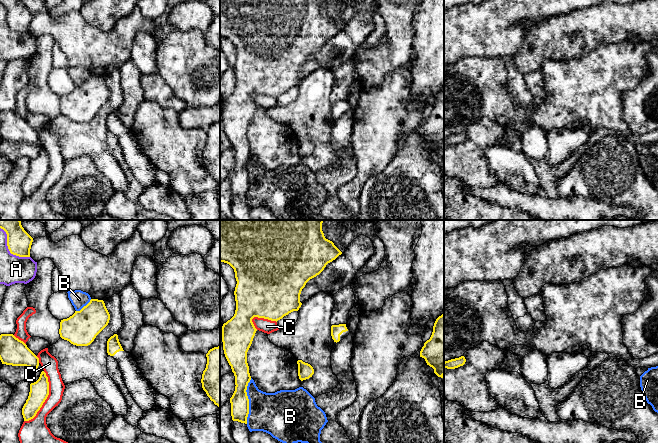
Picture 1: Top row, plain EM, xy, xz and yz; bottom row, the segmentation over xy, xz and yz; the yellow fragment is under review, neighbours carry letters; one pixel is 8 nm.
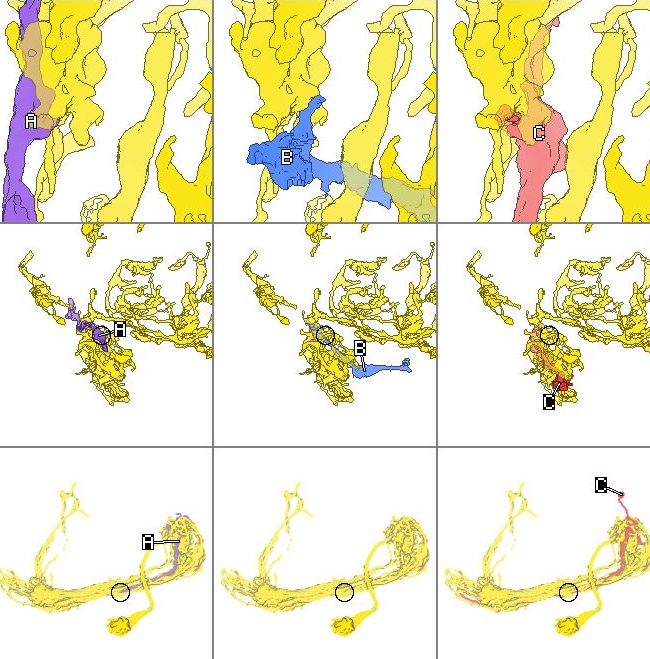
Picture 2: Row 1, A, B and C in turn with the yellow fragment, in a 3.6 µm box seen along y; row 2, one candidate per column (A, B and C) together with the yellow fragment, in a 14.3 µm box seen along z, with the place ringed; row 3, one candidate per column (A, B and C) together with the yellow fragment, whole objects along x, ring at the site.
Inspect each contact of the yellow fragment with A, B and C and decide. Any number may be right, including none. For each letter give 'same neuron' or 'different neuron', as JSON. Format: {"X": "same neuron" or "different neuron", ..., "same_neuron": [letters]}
{"A": "different neuron", "B": "different neuron", "C": "different neuron", "same_neuron": []}

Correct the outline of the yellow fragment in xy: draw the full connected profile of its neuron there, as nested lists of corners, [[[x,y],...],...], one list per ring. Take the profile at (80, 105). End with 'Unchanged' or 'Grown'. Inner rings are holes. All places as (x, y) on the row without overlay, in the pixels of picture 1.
[[[91,75],[80,87],[60,98],[59,110],[76,122],[90,121],[108,101],[110,90],[103,76]]]. Unchanged

